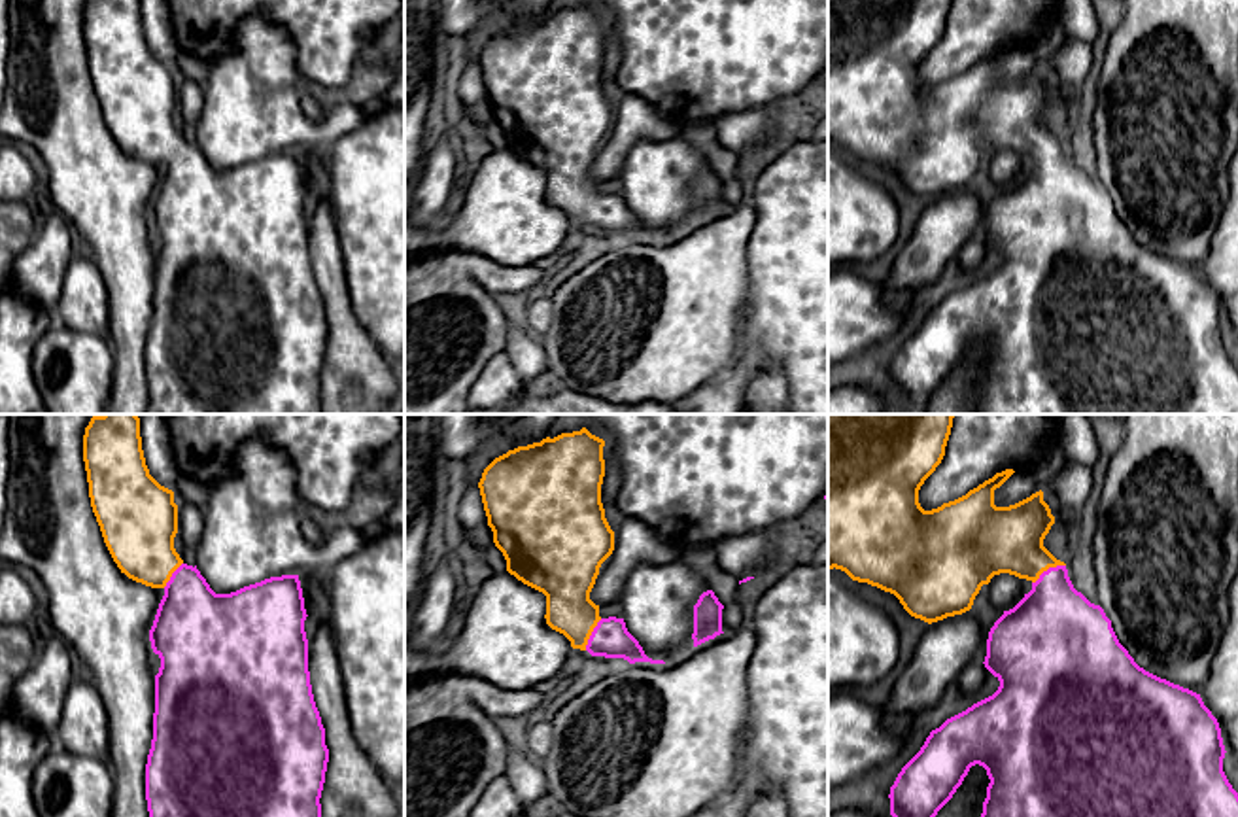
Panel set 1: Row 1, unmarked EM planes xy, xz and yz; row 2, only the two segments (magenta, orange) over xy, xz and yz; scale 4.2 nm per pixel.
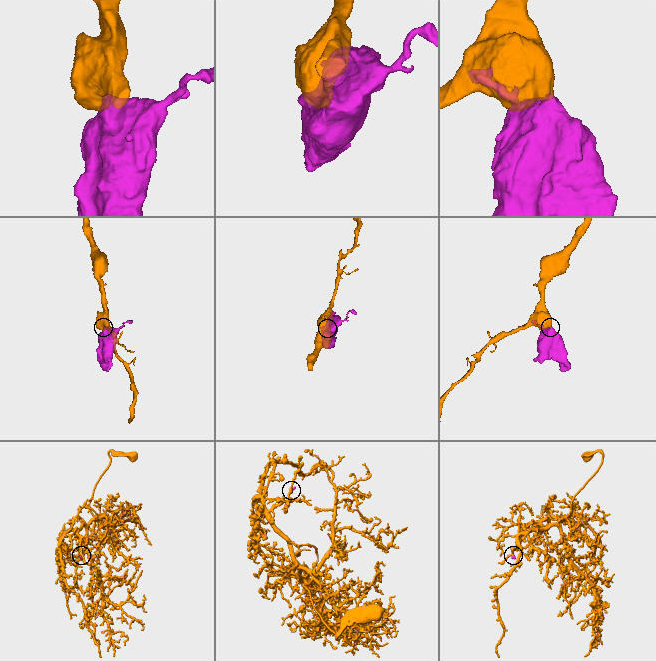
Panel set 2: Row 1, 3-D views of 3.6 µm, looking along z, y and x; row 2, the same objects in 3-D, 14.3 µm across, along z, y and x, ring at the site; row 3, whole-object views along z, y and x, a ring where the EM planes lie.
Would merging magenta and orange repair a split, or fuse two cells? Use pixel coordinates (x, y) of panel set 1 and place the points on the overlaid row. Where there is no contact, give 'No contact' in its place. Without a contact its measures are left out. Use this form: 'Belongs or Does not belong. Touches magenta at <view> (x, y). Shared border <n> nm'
Belongs. Touches magenta at yz (1049, 568). Shared border 170 nm

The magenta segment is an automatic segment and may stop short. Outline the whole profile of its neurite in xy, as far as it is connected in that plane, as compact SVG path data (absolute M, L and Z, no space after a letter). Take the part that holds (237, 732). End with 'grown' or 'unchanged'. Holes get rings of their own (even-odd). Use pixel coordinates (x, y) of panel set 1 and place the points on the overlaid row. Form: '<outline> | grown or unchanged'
M136 414L93 416L83 461L113 562L129 579L164 590L149 630L161 658L146 764L149 817L321 817L329 749L310 685L299 575L215 594L174 548L178 505L174 492L149 475Z | grown

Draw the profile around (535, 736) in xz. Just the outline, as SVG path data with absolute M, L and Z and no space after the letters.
M537 715L529 719L520 730L520 741L531 756L541 760L552 745L552 724L550 719Z

